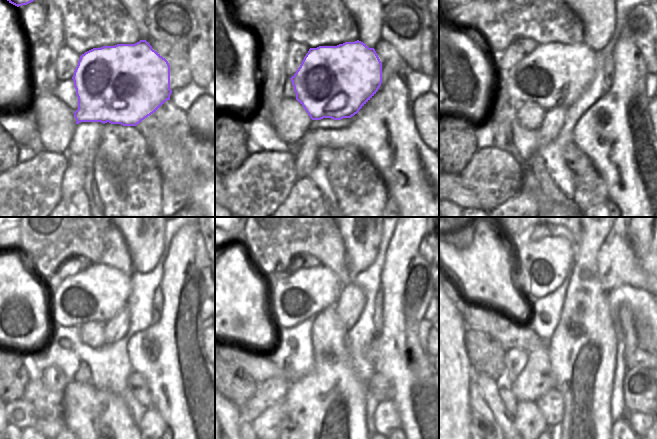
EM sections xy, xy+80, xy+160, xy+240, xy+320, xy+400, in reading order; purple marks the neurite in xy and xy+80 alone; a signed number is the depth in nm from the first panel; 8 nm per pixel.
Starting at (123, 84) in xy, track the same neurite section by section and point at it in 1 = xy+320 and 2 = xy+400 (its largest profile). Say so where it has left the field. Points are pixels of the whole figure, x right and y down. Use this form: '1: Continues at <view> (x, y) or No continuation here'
1: Continues at xy+320 (305, 292)
2: Continues at xy+400 (544, 264).

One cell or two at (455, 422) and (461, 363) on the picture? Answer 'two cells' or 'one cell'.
one cell

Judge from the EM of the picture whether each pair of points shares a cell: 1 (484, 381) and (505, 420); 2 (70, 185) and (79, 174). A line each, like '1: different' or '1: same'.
1: same
2: same

